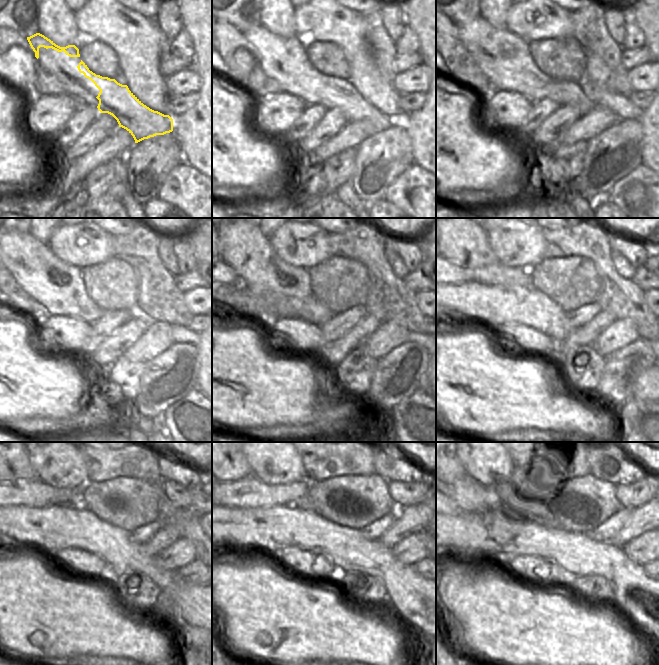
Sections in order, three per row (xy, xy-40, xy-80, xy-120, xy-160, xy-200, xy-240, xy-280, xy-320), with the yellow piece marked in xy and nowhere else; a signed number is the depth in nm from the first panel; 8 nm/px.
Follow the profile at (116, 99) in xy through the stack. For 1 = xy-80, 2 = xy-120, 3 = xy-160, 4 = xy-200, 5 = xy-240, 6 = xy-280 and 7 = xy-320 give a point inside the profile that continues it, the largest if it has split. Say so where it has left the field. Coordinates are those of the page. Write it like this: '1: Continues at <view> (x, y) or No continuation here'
1: Continues at xy-80 (476, 35)
2: Continues at xy-120 (25, 257)
3: Continues at xy-160 (242, 246)
4: Continues at xy-200 (463, 242)
5: Continues at xy-240 (8, 462)
6: Continues at xy-280 (232, 465)
7: Continues at xy-320 (456, 470)

